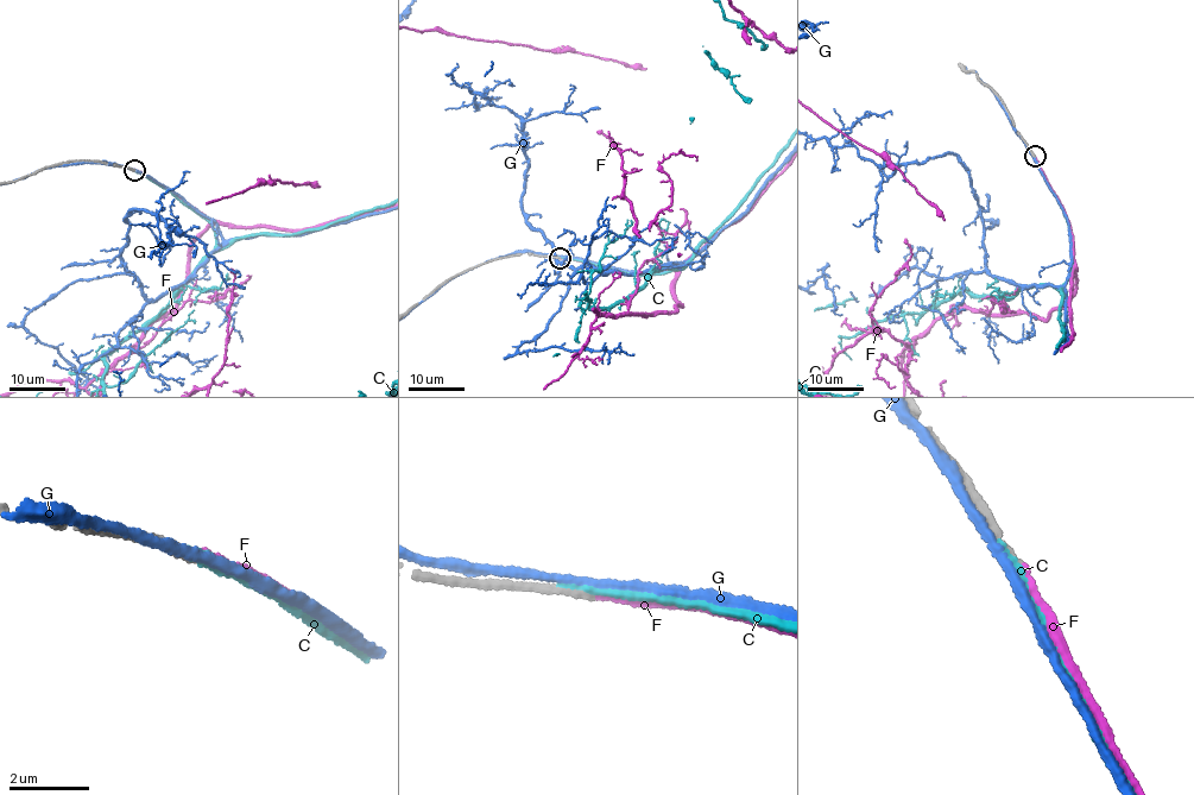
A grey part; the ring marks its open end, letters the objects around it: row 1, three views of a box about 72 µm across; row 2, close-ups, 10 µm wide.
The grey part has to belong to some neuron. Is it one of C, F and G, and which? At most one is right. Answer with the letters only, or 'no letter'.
F

